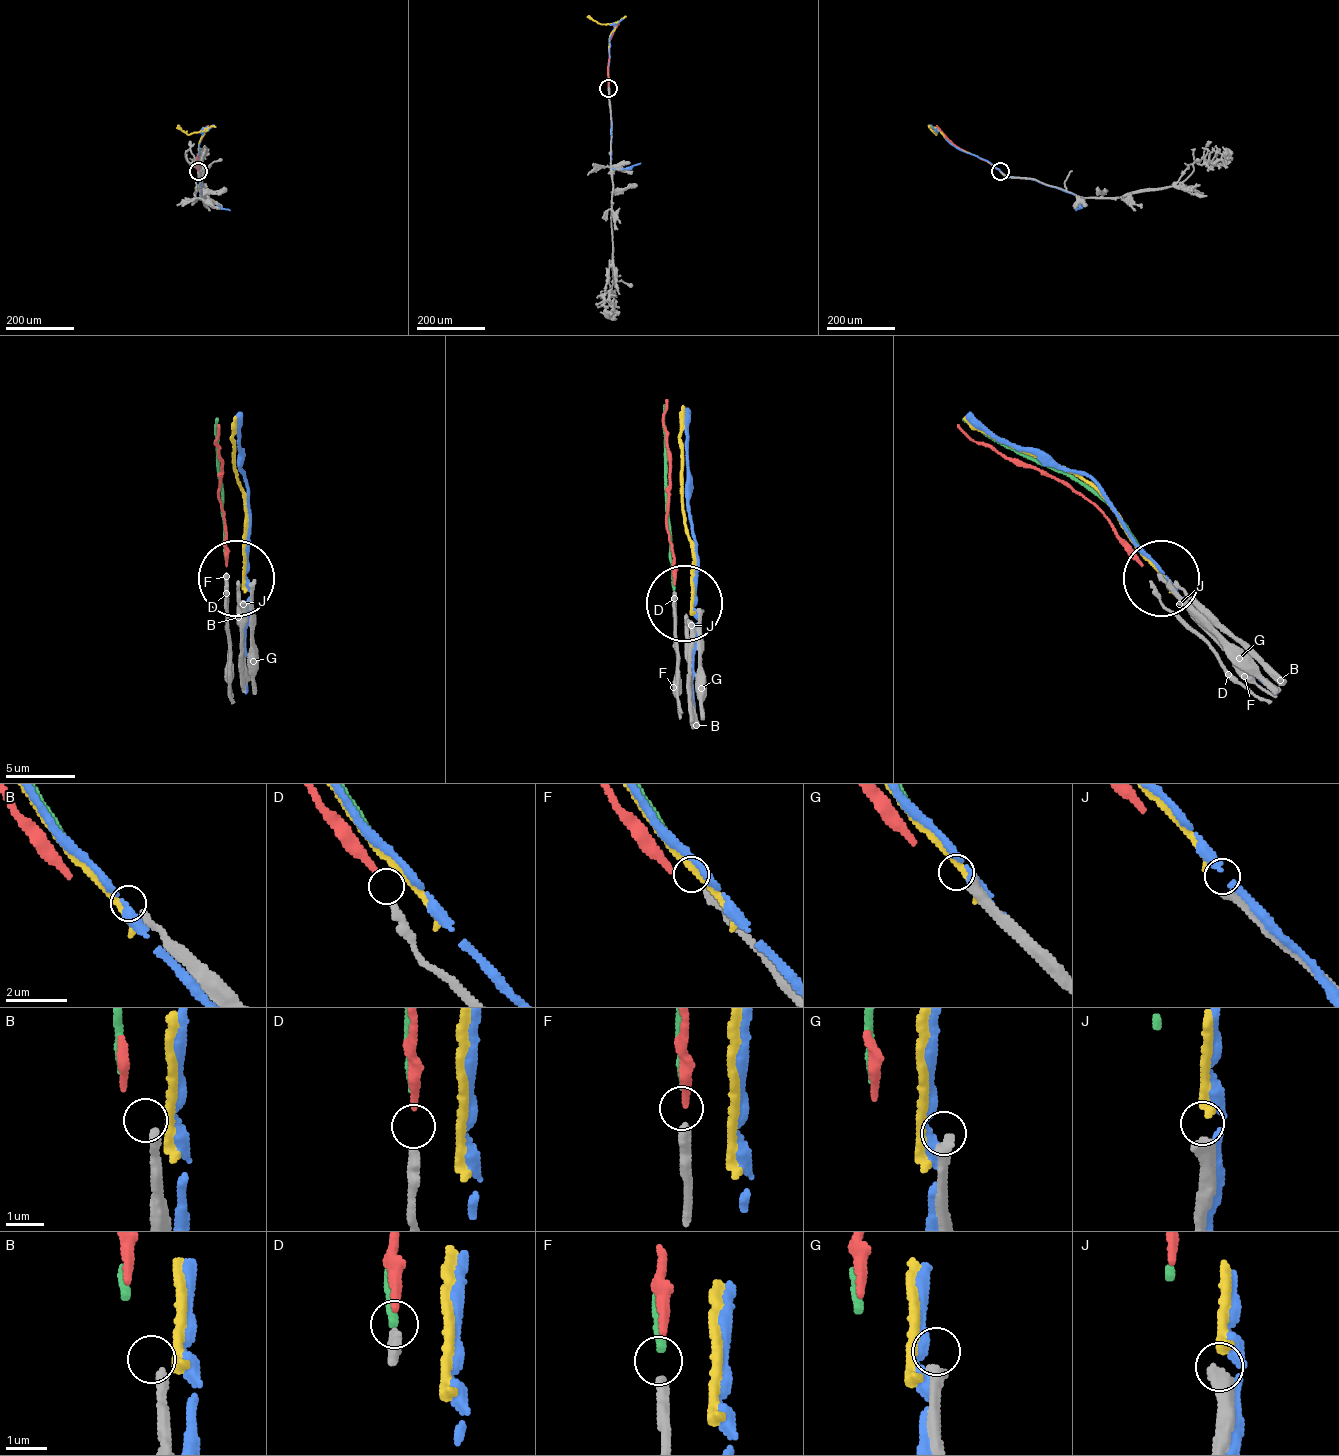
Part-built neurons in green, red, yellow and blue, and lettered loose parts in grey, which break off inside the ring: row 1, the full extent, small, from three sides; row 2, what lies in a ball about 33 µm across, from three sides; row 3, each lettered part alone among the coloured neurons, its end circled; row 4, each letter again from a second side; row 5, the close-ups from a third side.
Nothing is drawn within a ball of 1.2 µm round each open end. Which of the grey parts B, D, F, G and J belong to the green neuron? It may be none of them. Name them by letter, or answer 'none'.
F

